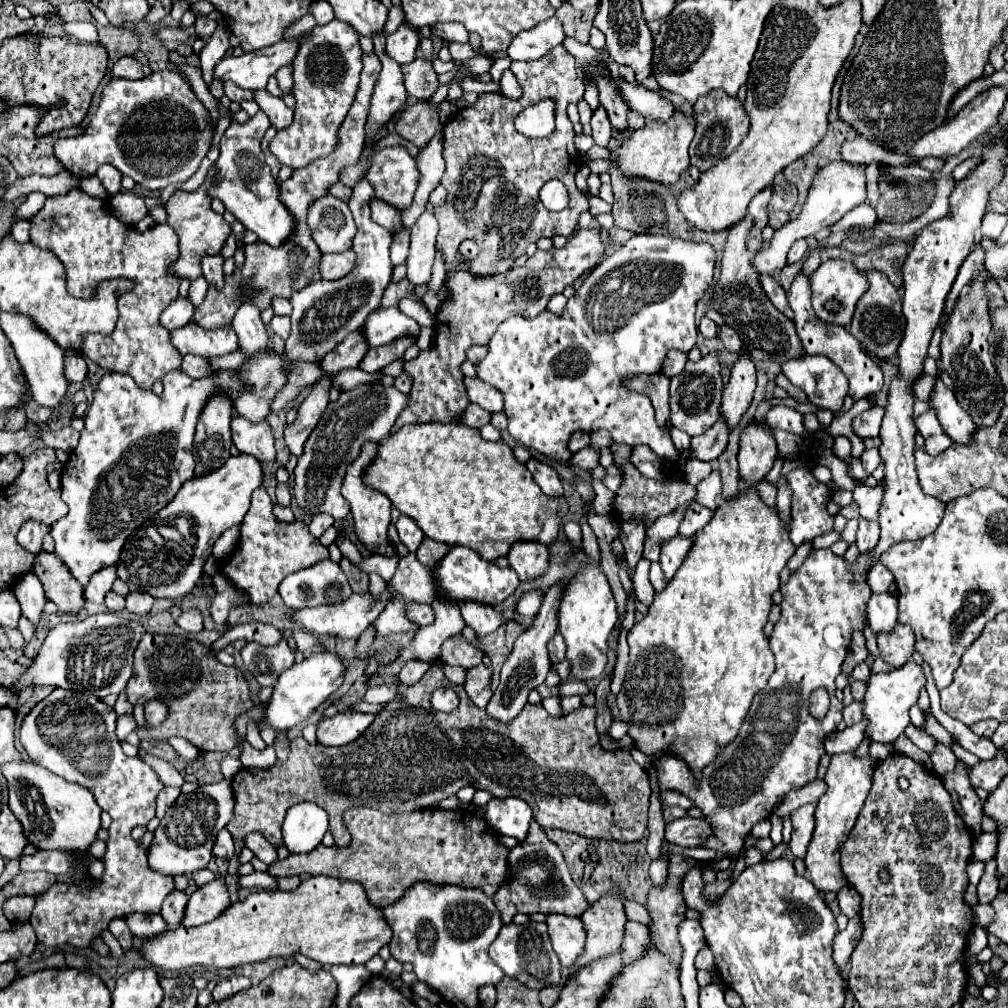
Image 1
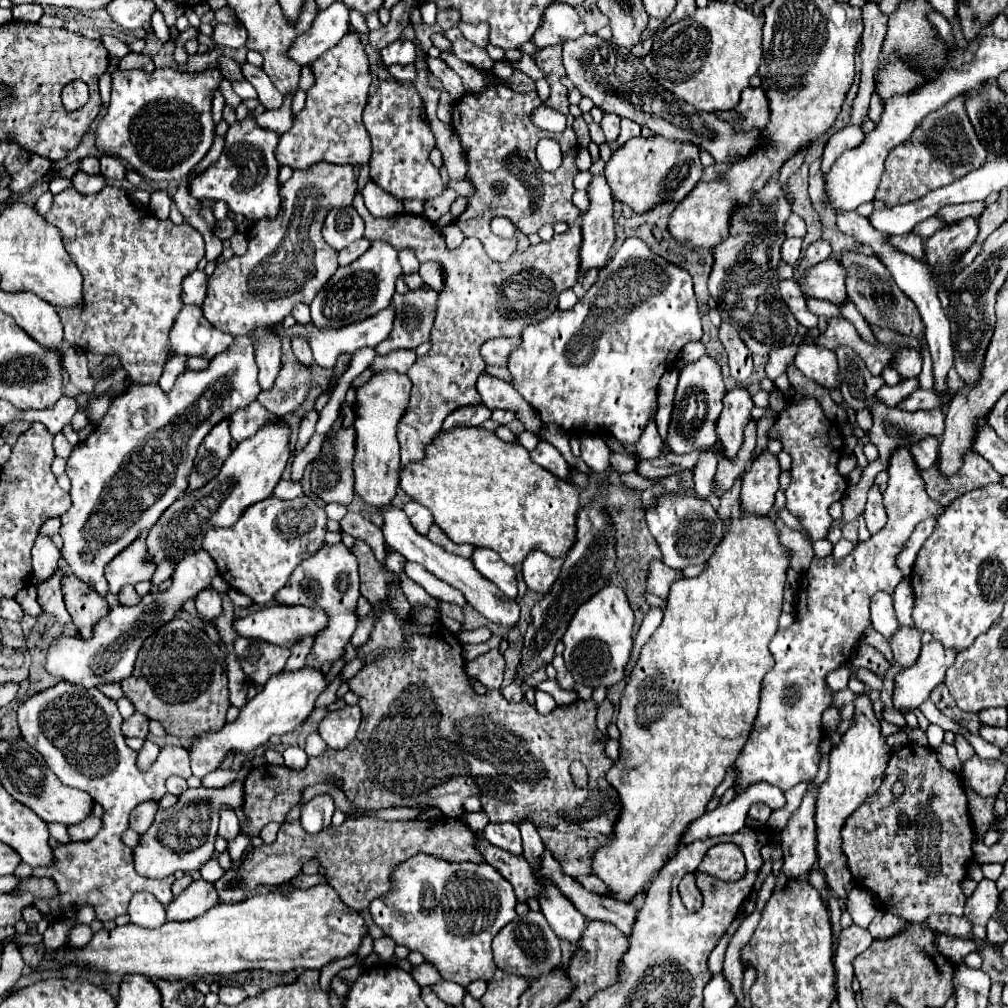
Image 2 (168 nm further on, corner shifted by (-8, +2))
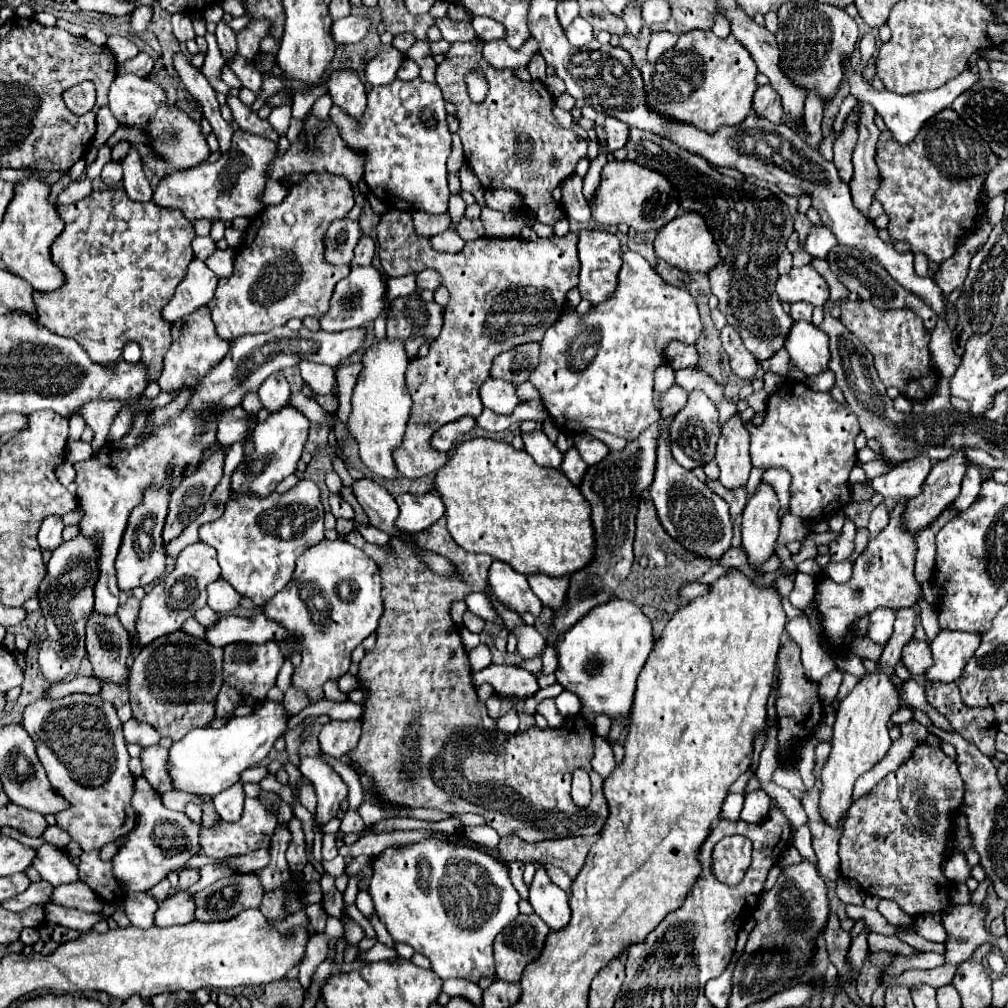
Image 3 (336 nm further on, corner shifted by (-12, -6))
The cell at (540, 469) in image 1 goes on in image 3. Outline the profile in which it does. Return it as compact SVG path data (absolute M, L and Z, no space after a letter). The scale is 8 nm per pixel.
M542 430L522 432L522 440L524 440L524 450L534 458L534 462L538 466L560 468L562 452L546 438L546 434Z

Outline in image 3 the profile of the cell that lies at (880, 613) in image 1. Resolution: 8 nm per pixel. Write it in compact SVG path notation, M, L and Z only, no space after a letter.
M878 608L870 614L868 622L868 638L876 644L886 644L888 638L892 636L892 626L894 626L894 610L888 608Z

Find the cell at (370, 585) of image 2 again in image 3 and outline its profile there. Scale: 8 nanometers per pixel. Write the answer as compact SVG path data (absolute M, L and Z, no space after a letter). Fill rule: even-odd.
M446 516L424 530L424 534L404 532L400 538L390 538L388 546L368 544L356 530L342 534L342 538L362 548L374 562L378 562L384 600L384 614L376 630L376 646L368 650L360 662L358 680L368 698L360 718L362 736L358 746L350 752L350 762L376 780L380 796L388 802L406 808L436 808L448 814L480 814L500 836L516 834L524 842L534 844L564 836L598 834L608 818L608 804L602 796L602 778L590 766L594 756L594 730L590 722L578 714L566 718L566 726L562 728L546 728L546 719L536 712L536 726L520 734L504 734L496 730L496 720L488 716L486 706L476 696L468 656L458 626L450 618L450 604L464 600L464 594L484 592L488 588L488 570L494 558L460 550L446 530ZM406 536L412 538L412 544L406 542ZM416 550L446 556L460 566L464 578L440 578L440 574L432 574L432 570L420 562ZM576 768L584 768L592 782L592 802L586 808L578 808L570 798L570 778Z

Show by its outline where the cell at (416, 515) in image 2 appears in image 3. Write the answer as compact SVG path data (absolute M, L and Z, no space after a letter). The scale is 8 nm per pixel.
M428 490L424 494L398 494L396 502L400 508L396 528L406 532L422 532L444 514L444 502L436 490Z

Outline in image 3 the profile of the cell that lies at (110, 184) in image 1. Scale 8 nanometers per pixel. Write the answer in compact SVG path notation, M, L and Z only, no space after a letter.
M110 160L110 162L102 168L102 180L104 180L106 186L116 188L116 186L120 184L120 180L122 180L122 166L120 166L118 162Z

